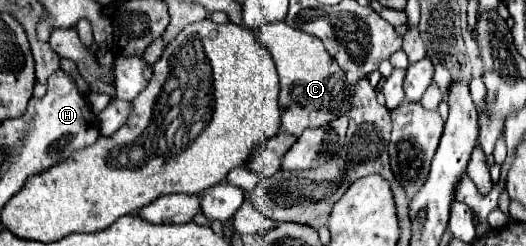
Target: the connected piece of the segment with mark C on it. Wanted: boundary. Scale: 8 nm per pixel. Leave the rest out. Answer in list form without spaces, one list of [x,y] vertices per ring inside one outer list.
[[[272,22],[258,30],[262,46],[270,52],[280,76],[280,130],[300,136],[306,128],[322,126],[350,110],[350,90],[338,62],[326,52],[322,40],[290,28],[286,22]]]

